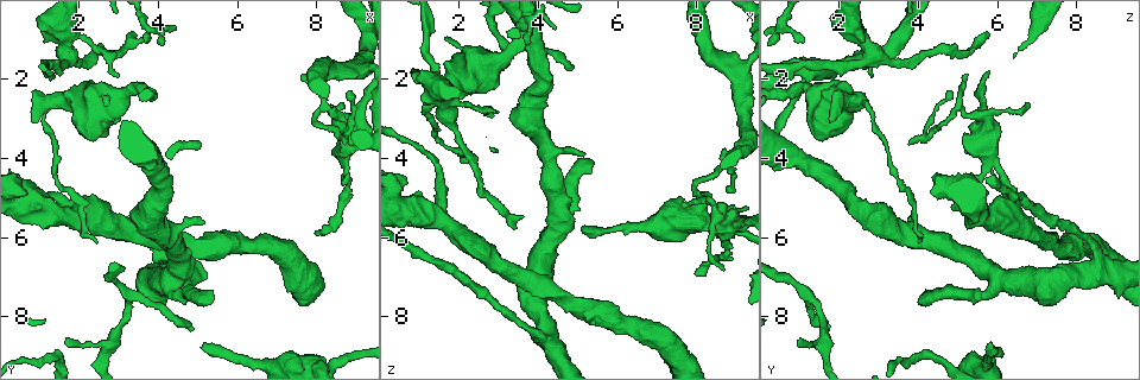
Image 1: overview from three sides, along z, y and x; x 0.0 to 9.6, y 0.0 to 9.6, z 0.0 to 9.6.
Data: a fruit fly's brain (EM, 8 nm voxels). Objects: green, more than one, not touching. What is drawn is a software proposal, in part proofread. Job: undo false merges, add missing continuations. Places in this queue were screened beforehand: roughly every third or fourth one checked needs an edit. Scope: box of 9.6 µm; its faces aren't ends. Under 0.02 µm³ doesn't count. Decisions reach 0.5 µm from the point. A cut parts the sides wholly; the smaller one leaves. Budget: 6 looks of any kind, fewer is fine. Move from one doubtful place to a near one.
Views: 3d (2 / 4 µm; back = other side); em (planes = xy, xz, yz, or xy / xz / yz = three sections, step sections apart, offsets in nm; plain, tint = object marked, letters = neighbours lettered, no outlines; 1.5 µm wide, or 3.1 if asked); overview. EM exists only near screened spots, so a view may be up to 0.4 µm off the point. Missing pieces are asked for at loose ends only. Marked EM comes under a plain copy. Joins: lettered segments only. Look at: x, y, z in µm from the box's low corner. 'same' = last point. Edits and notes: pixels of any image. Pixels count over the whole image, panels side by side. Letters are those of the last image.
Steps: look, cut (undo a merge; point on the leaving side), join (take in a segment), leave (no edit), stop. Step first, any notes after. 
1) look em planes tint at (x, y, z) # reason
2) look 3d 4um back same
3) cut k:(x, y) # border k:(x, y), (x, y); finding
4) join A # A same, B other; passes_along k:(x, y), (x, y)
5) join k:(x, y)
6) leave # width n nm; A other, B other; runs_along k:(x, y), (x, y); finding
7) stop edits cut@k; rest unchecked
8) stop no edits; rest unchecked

look 3d 4um at (8.75, 2.70, 6.90) # thin end

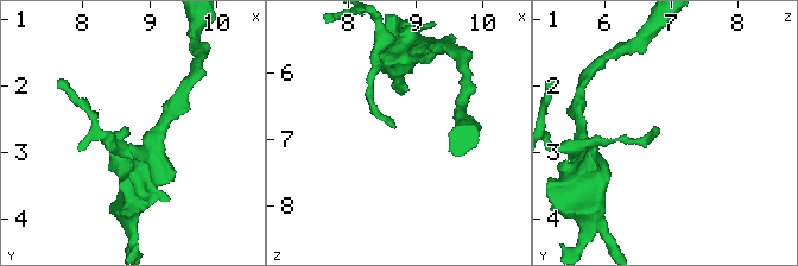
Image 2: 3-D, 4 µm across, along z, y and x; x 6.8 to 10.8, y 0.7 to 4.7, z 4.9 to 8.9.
look em xy step 4 letters at (8.70, 2.70, 6.80) # shape alone is not enough

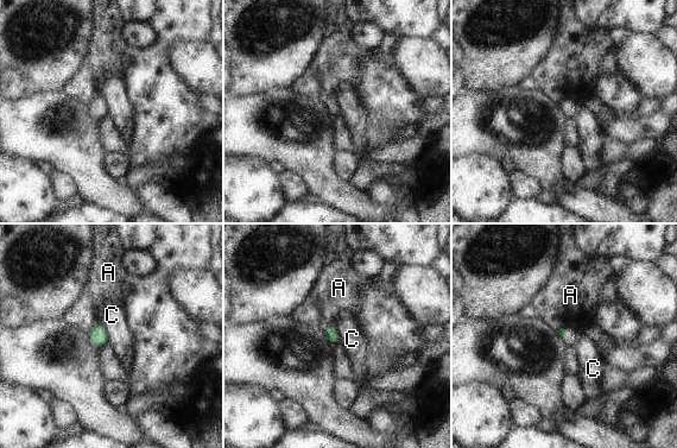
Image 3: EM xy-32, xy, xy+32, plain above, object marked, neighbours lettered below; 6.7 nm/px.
look em planes letters same # another direction

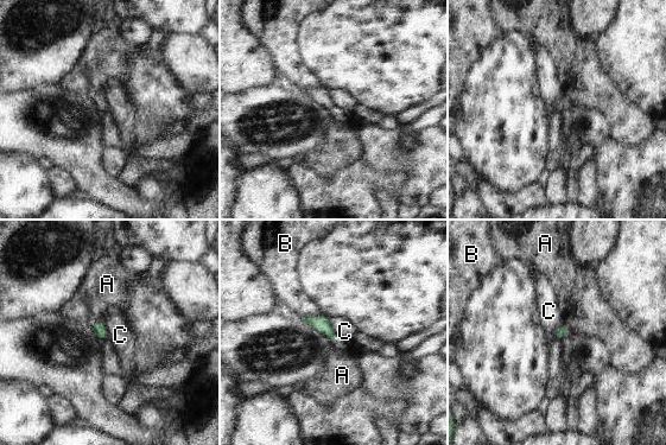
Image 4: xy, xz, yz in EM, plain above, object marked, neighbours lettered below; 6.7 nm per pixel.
leave # longest_contact C 150 nm; A other, B other, C other; no lettered segment goes on from it

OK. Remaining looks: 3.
look em yz step 4 tint at (7.95, 5.95, 6.90) # tapers out

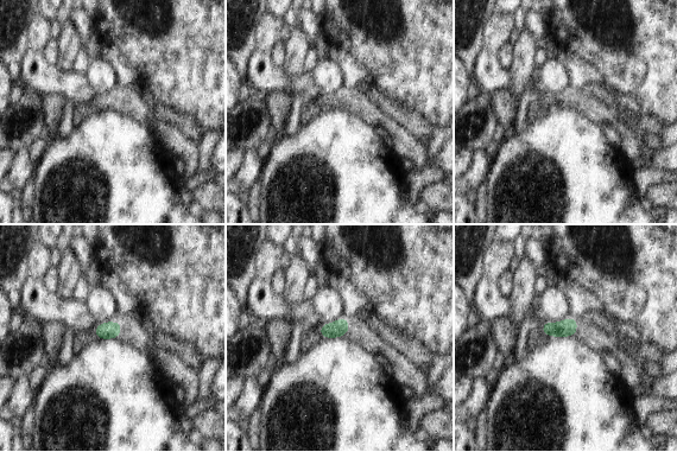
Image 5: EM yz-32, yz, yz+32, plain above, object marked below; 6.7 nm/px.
look em yz step 4 letters same

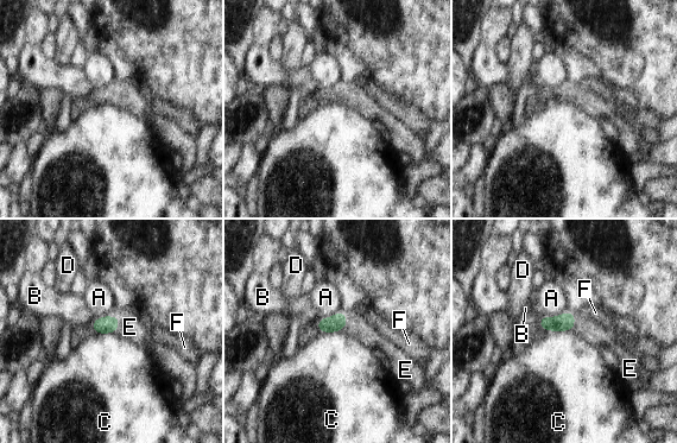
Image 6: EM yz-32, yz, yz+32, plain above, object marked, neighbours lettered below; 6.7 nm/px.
join E # A other, B other, C other, D other, E same, F other; passes_along 6:(105, 324), (118, 326), (130, 327); it goes on there

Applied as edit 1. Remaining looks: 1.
stop edits join@6; rest unchecked

